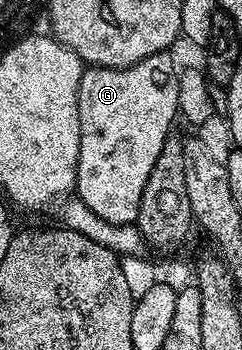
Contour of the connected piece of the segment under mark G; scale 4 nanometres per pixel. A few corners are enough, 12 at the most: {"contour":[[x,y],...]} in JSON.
{"contour":[[129,74],[79,80],[76,197],[136,223],[174,102],[133,102]]}

